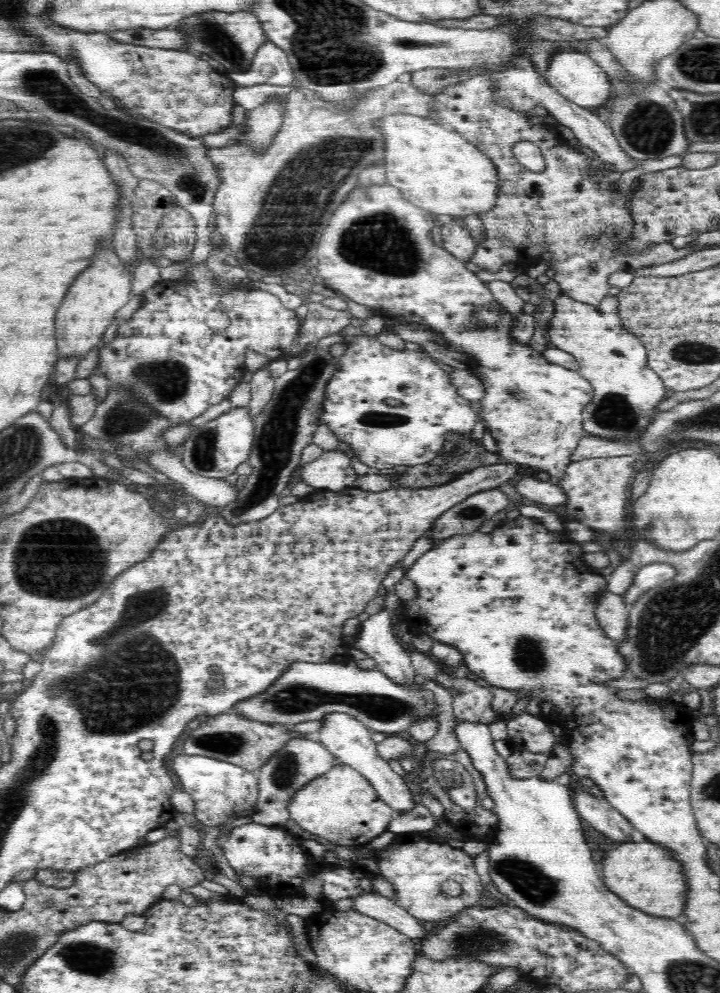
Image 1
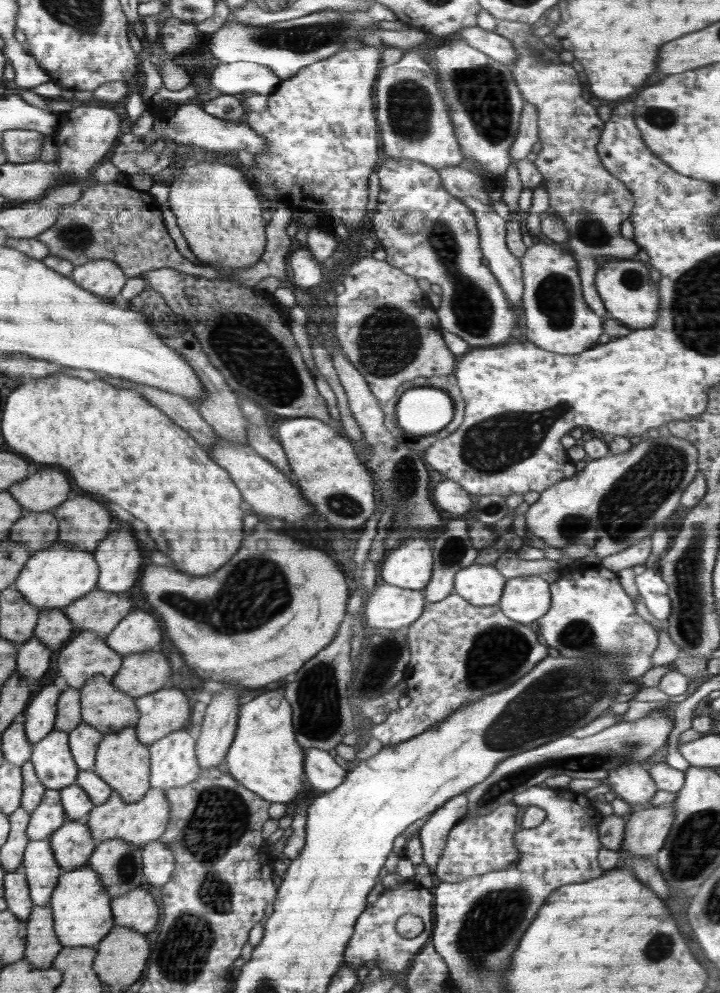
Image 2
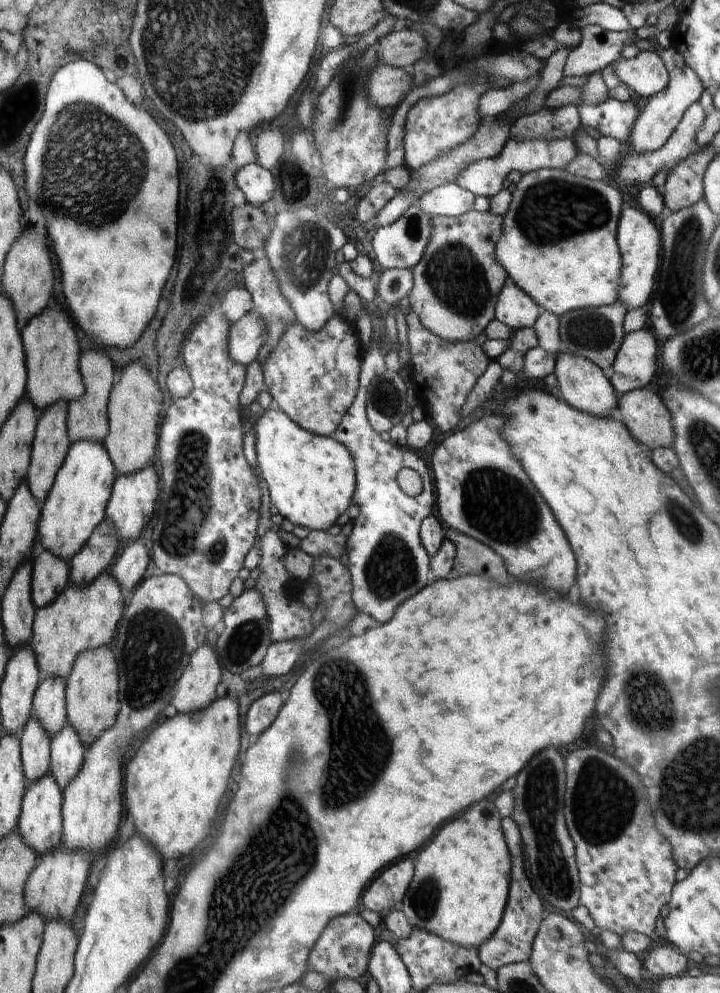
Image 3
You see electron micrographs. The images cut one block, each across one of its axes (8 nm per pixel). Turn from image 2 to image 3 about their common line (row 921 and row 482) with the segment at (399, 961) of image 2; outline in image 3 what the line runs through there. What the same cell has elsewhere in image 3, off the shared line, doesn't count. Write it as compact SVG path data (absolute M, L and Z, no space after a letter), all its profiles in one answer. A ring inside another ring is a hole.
M372 340L361 359L359 385L352 406L334 431L334 440L348 448L356 469L356 490L352 504L359 507L359 515L352 520L351 534L343 541L348 556L348 572L352 578L352 602L359 612L368 613L378 622L388 622L396 606L433 583L428 553L422 546L419 528L426 516L435 512L435 483L420 456L407 446L395 446L376 434L367 419L368 387L374 376L386 372L386 352L377 340ZM402 468L412 468L422 478L423 490L418 496L408 496L398 486L396 476Z

